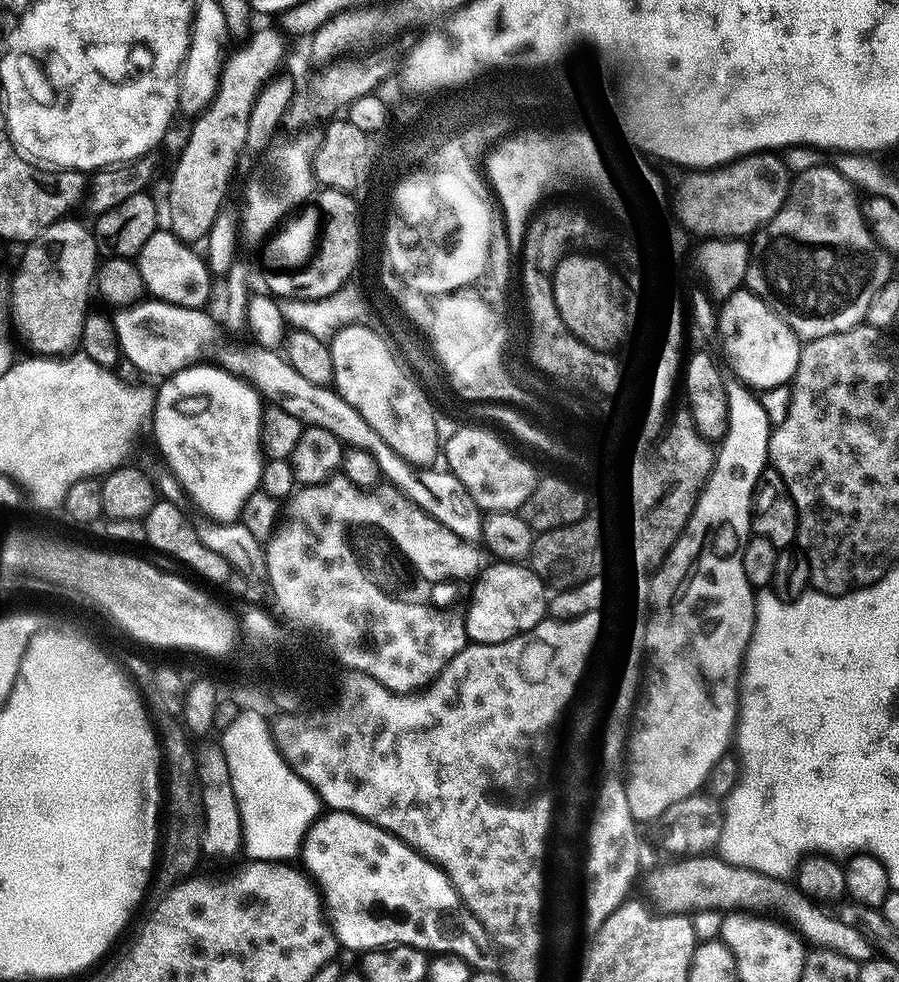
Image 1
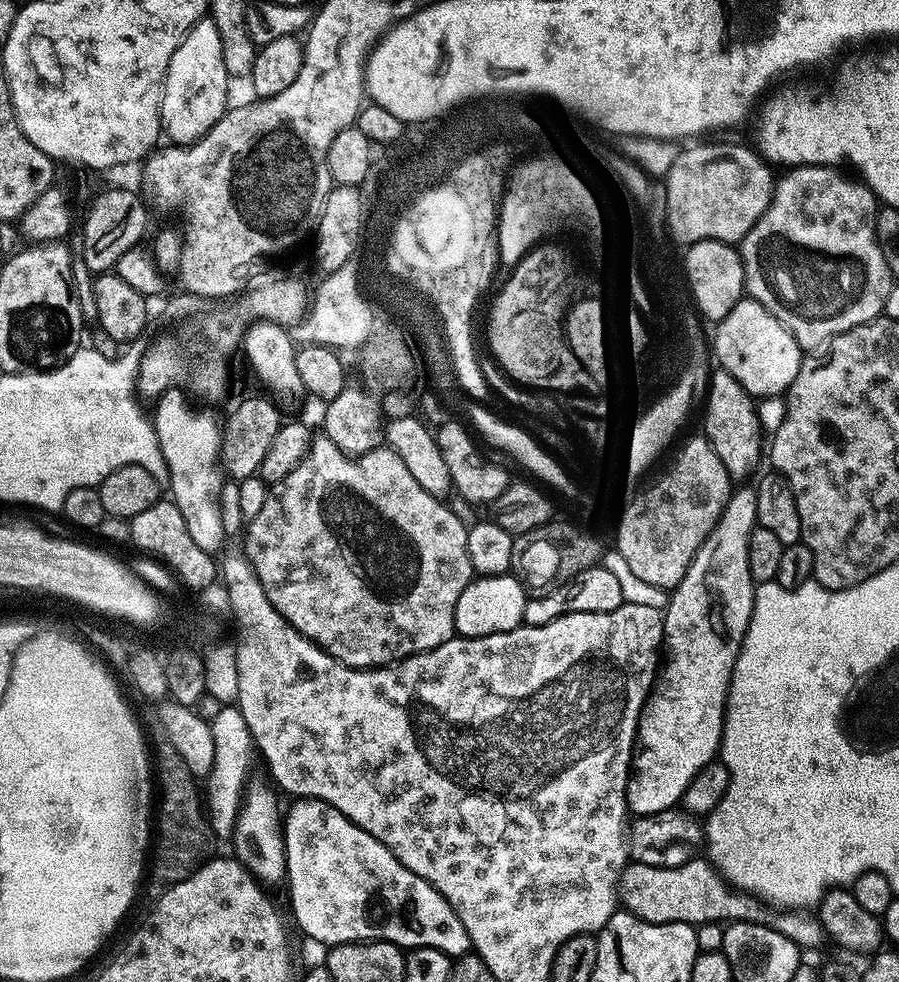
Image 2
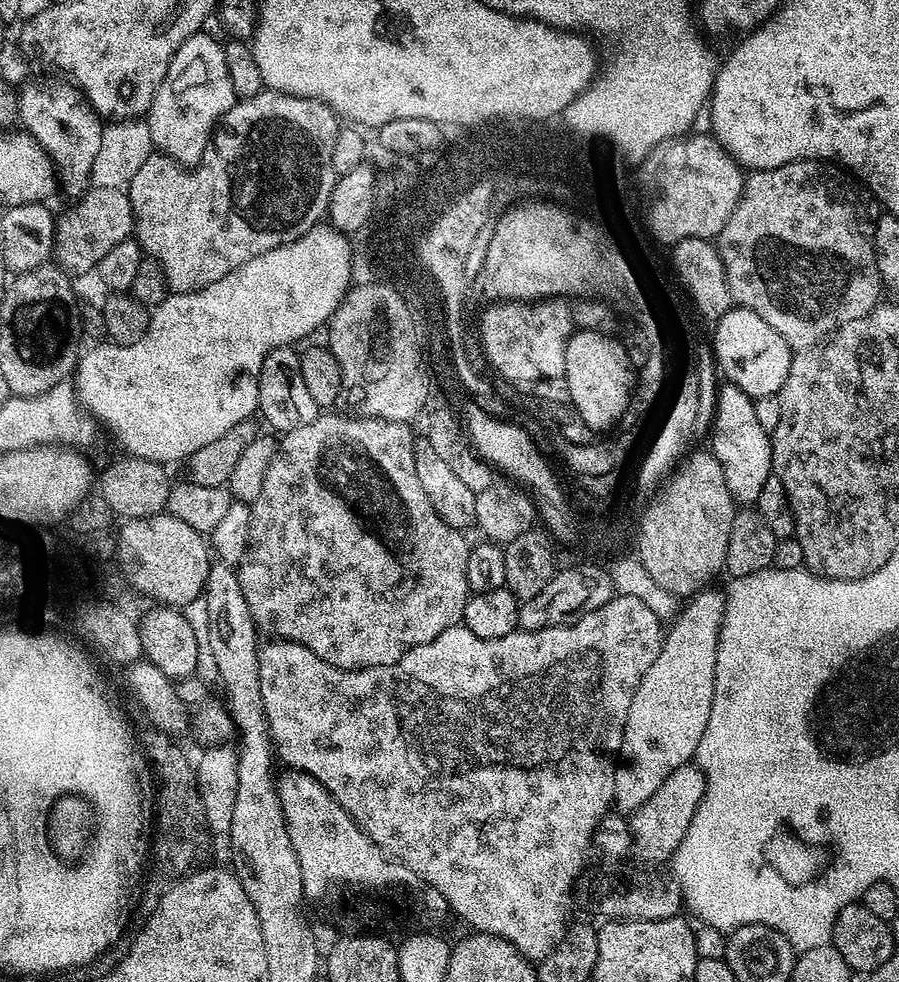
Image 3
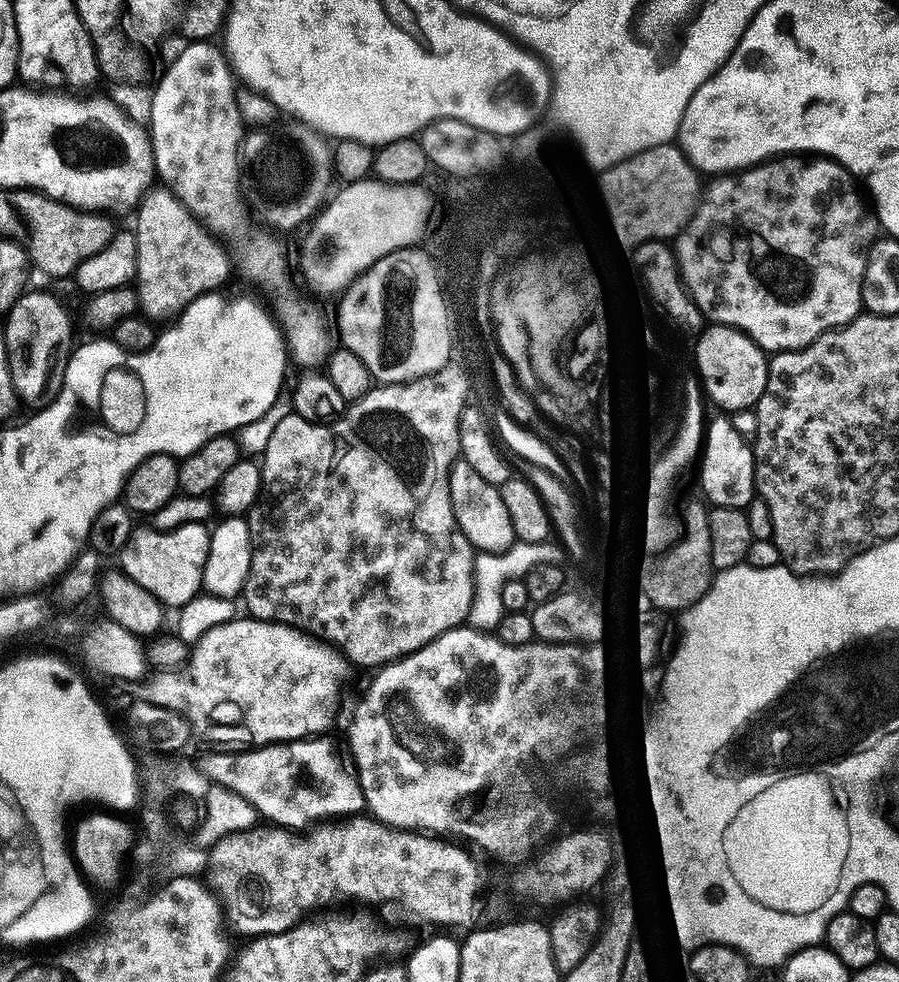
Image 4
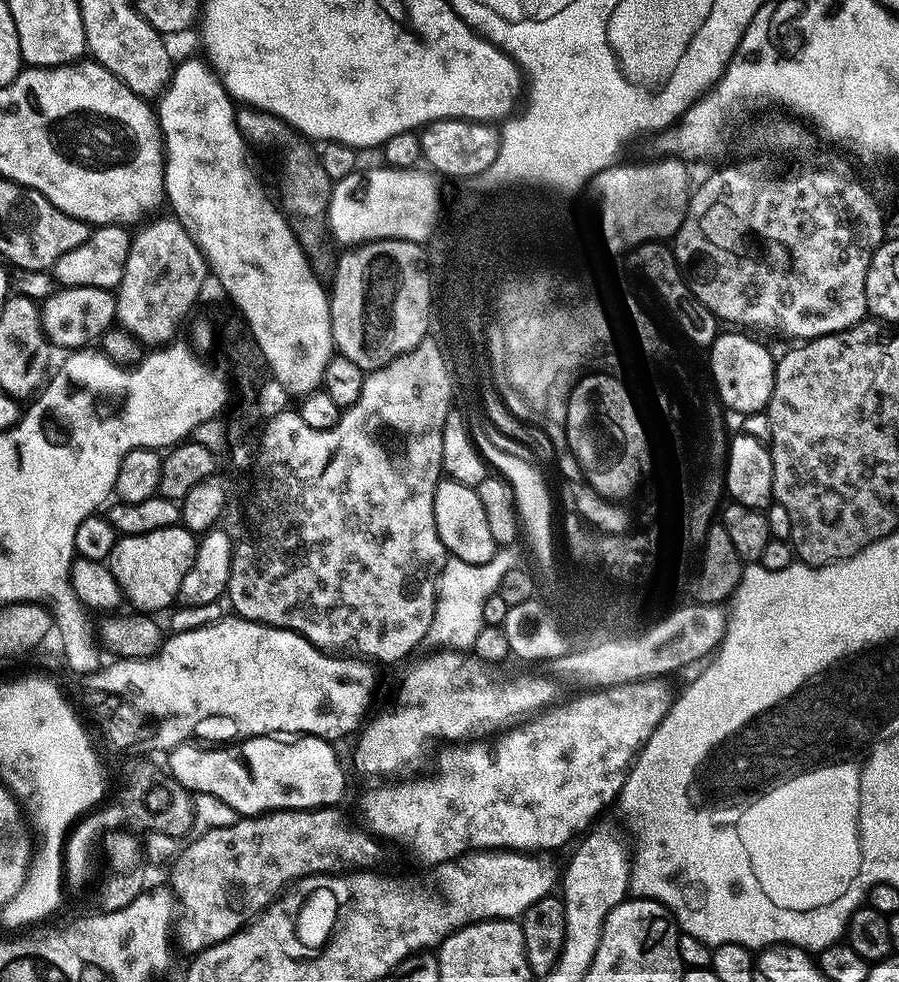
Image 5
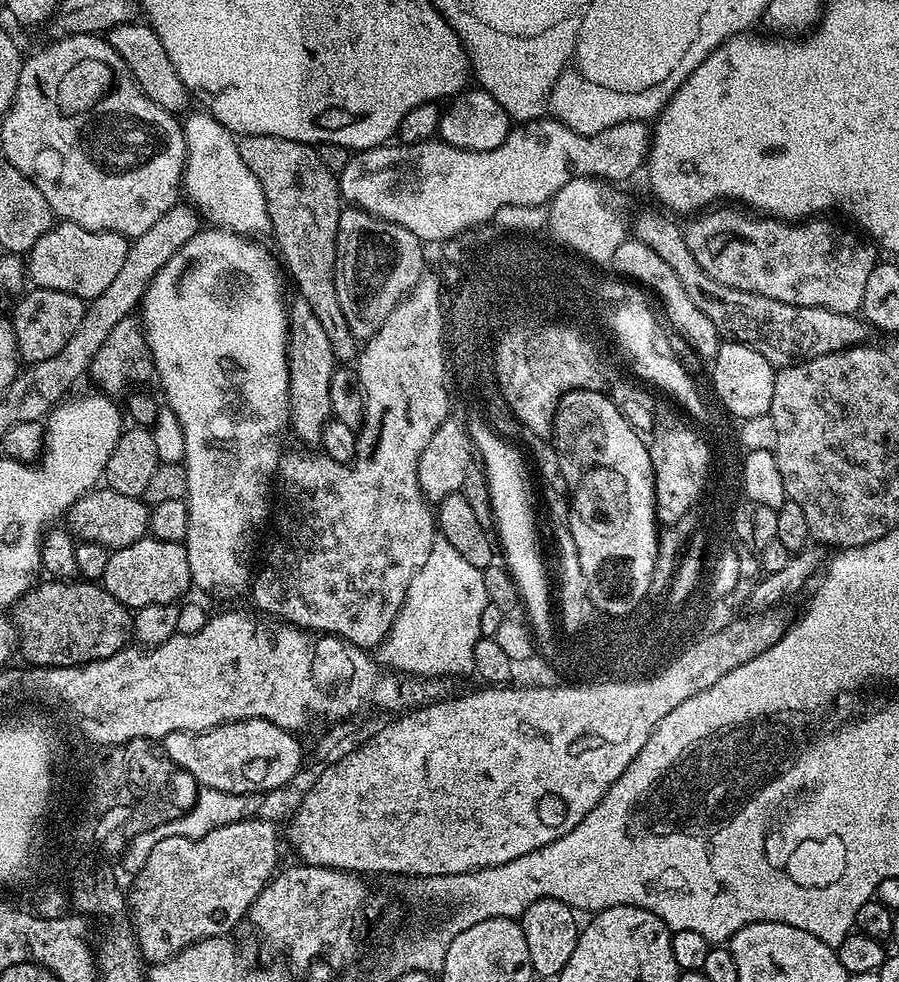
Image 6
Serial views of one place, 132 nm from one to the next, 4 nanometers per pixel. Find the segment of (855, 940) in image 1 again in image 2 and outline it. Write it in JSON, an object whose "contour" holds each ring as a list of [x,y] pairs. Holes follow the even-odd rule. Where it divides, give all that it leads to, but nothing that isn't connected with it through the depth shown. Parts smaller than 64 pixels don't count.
{"contour":[[[693,859],[677,868],[642,865],[629,862],[624,865],[616,883],[618,904],[625,912],[651,924],[714,924],[741,920],[751,924],[767,924],[778,930],[800,949],[816,948],[825,943],[824,928],[813,915],[800,910],[773,910],[763,901],[735,890],[712,867],[707,859]]]}

